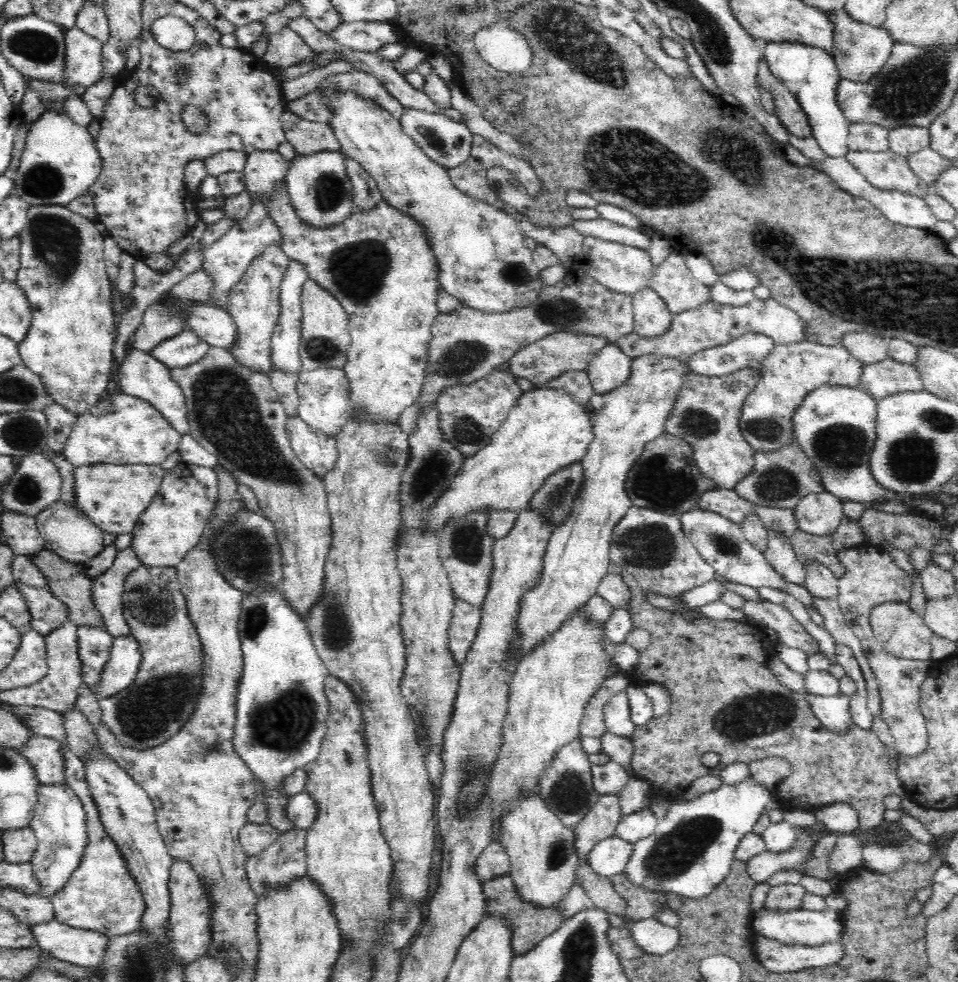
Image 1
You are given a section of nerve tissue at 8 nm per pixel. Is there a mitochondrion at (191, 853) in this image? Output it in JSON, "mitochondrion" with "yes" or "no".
{"mitochondrion":"no"}

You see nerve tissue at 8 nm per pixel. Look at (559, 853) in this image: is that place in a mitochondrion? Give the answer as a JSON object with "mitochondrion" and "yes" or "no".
{"mitochondrion":"yes"}

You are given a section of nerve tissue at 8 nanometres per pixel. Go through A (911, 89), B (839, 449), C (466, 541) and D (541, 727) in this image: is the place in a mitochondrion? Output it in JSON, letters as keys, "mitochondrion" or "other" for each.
{"A":"mitochondrion","B":"mitochondrion","C":"mitochondrion","D":"other"}

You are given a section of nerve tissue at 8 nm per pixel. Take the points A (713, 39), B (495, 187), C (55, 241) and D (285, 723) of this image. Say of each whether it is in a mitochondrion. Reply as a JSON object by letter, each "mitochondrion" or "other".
{"A":"mitochondrion","B":"other","C":"mitochondrion","D":"mitochondrion"}

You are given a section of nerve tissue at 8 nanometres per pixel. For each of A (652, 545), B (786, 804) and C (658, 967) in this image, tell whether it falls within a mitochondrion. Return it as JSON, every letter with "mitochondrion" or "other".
{"A":"mitochondrion","B":"other","C":"other"}

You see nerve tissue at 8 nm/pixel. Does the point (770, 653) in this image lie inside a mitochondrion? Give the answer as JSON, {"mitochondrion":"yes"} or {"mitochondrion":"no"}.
{"mitochondrion":"no"}

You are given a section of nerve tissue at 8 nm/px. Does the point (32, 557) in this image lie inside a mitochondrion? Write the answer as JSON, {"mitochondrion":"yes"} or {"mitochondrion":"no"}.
{"mitochondrion":"no"}

